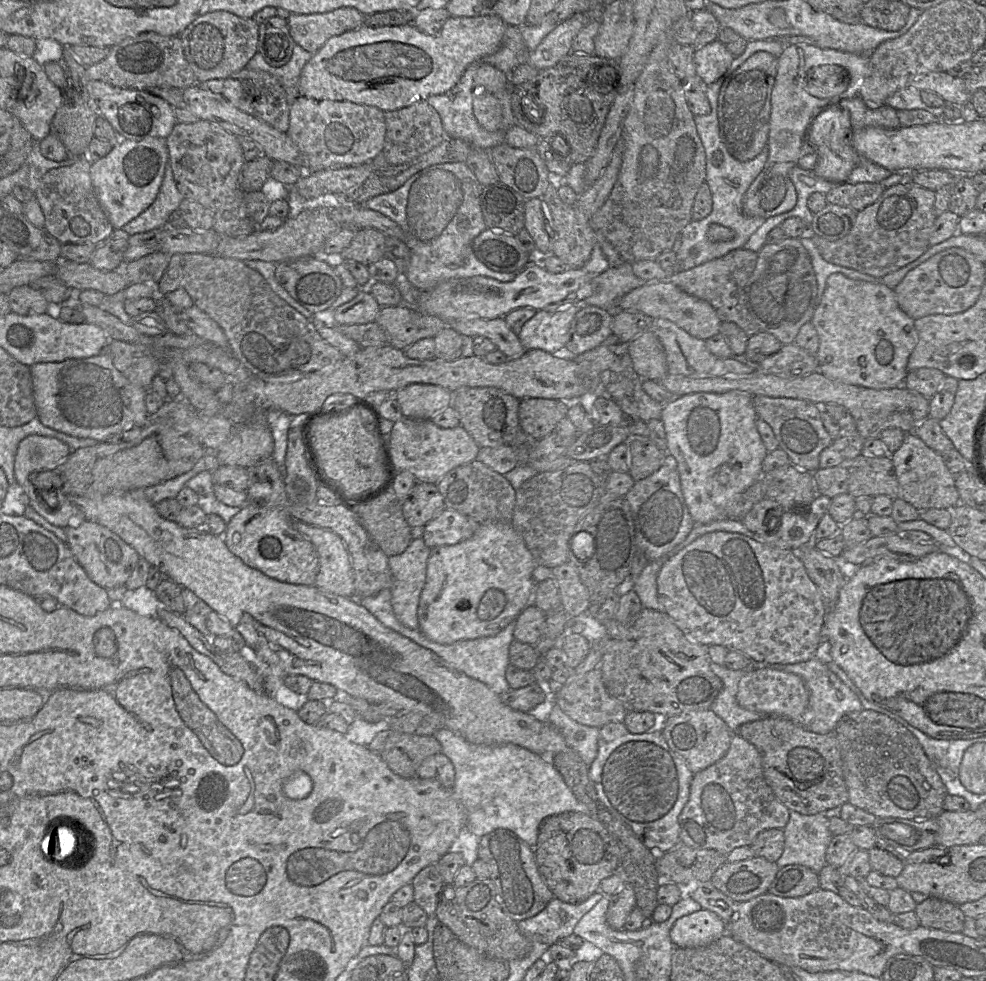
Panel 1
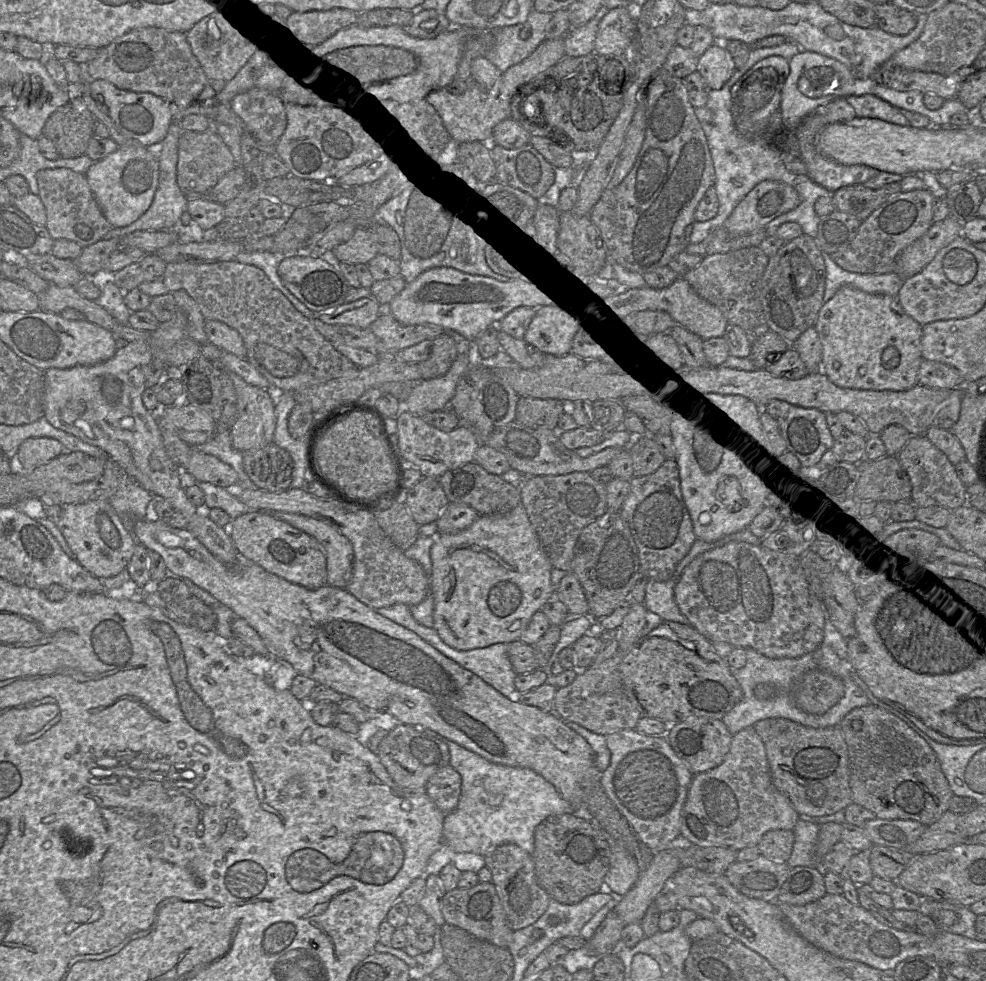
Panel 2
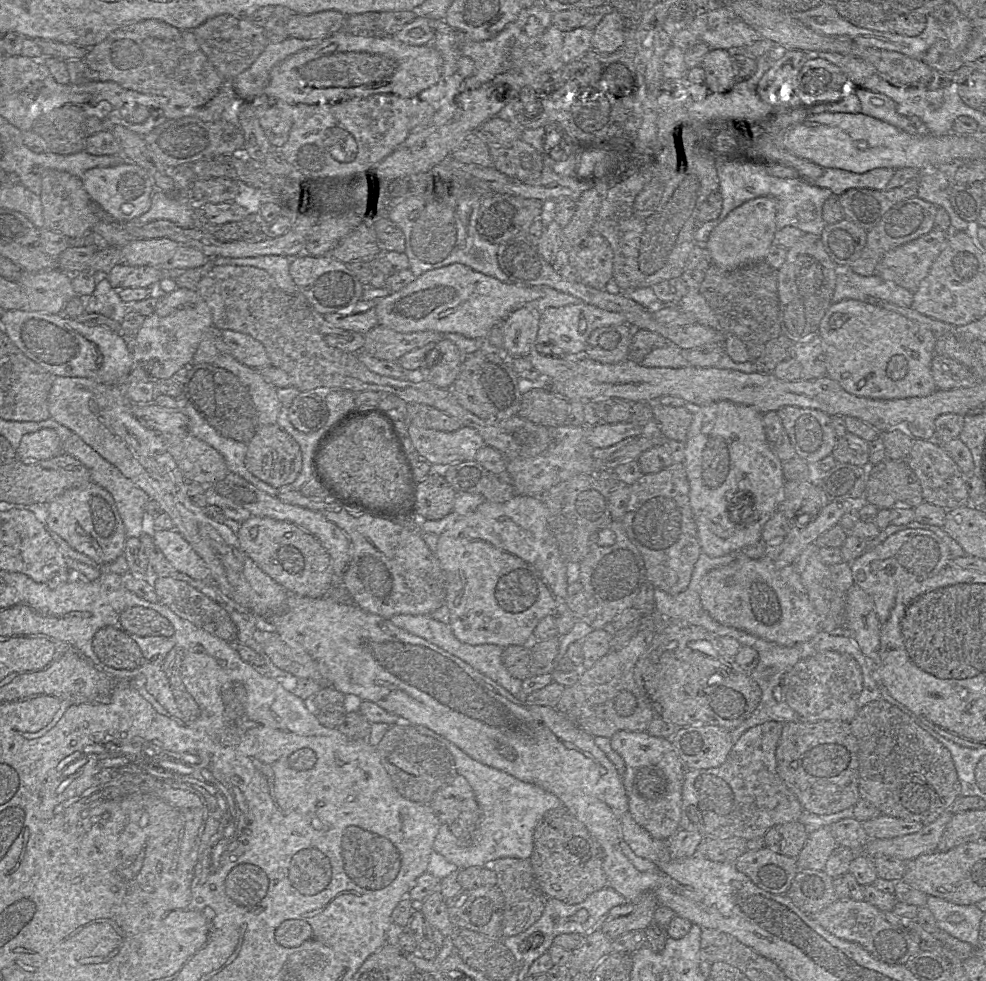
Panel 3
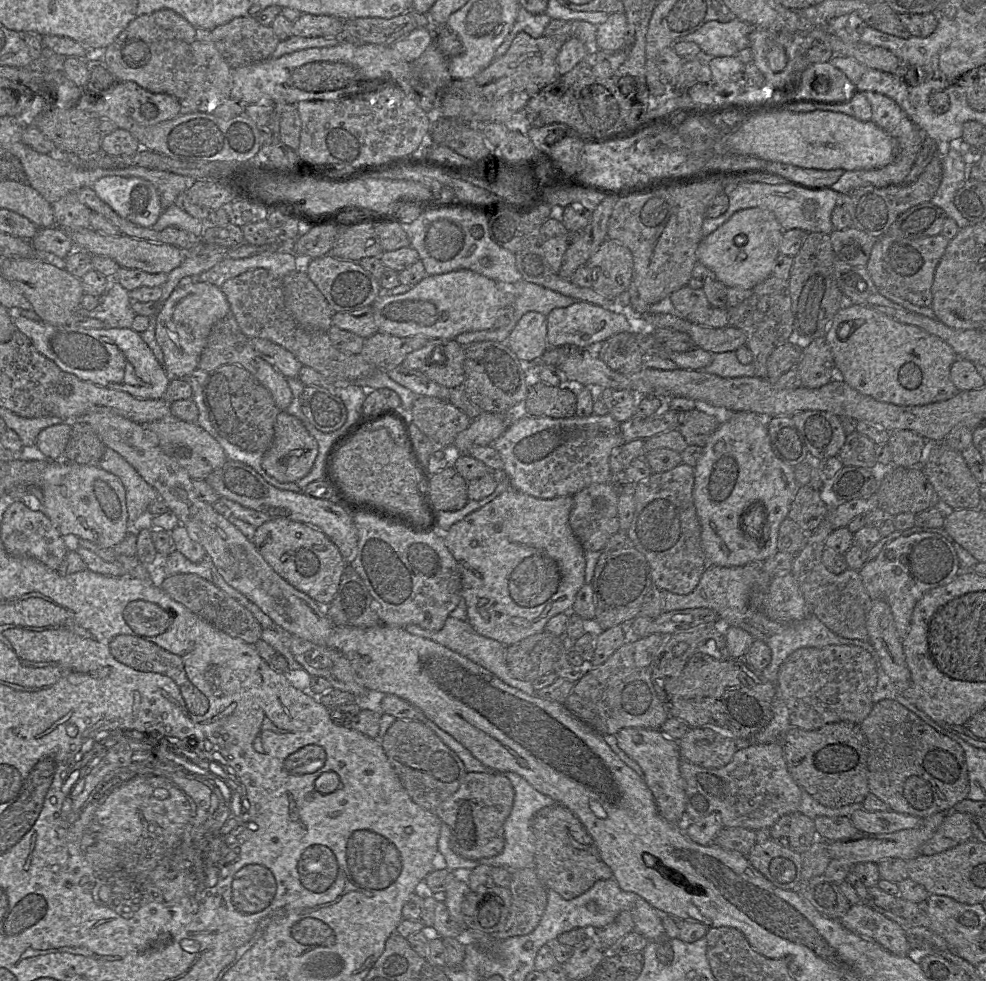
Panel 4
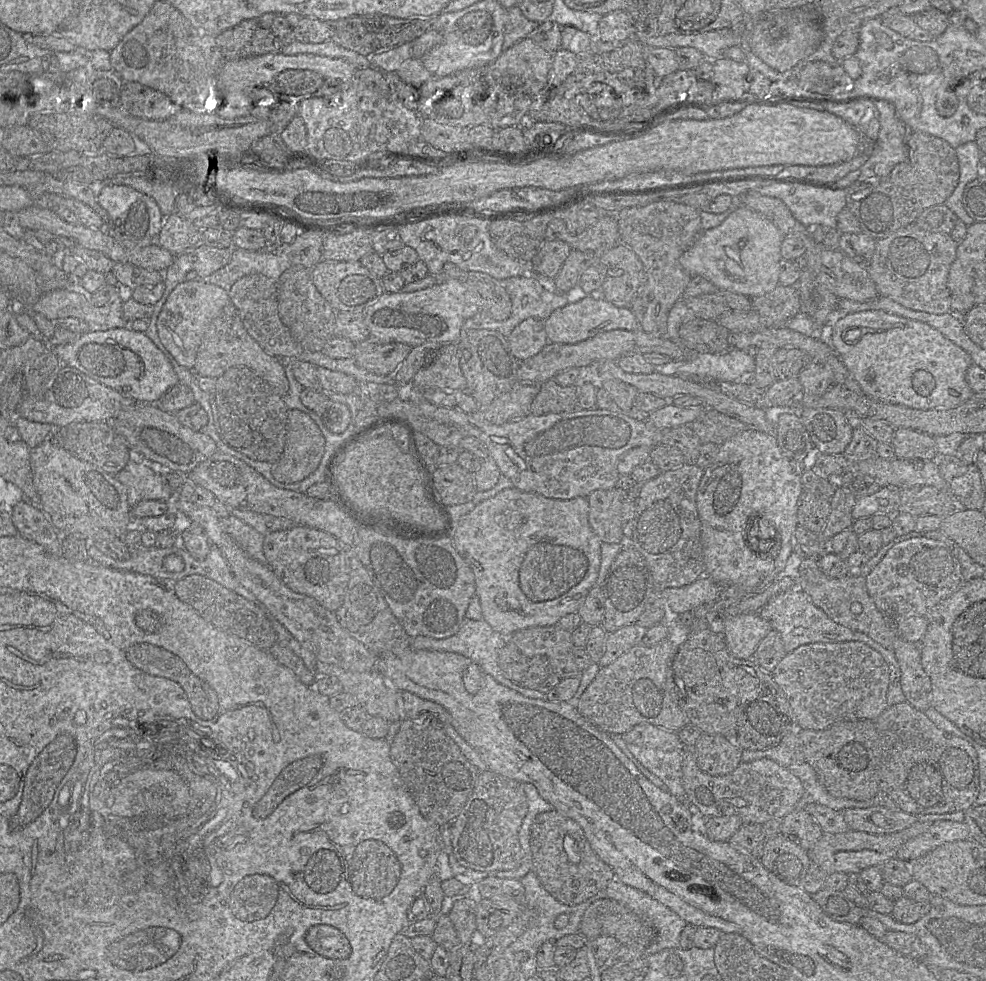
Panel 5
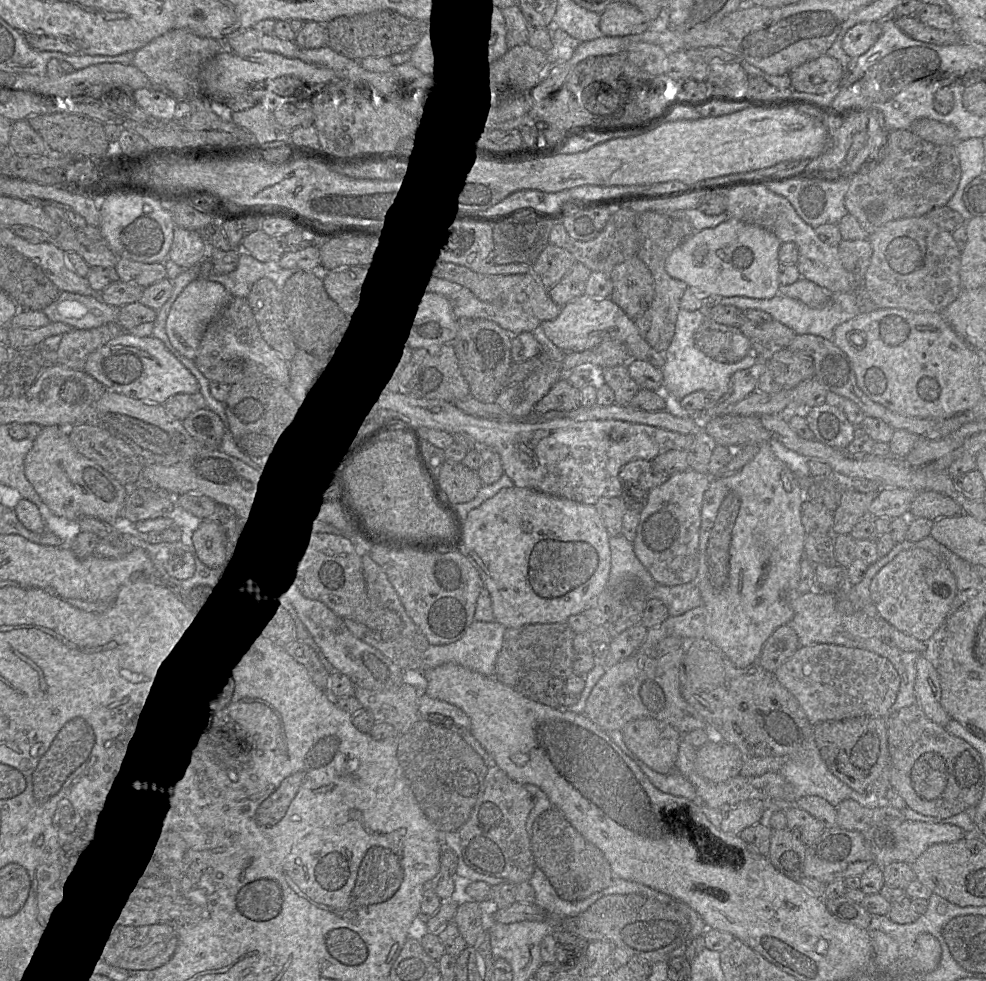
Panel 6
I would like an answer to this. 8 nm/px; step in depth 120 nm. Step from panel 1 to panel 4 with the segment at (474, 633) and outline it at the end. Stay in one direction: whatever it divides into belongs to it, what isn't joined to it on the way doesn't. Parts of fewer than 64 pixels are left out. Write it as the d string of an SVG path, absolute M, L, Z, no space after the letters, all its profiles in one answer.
M509 487L491 502L453 524L446 533L441 533L446 547L455 559L460 571L462 600L465 602L467 608L467 621L478 634L494 639L505 646L509 646L518 643L528 636L542 632L548 620L553 616L560 613L571 612L576 594L585 584L586 565L584 549L569 524L569 515L572 505L572 496L541 499Z

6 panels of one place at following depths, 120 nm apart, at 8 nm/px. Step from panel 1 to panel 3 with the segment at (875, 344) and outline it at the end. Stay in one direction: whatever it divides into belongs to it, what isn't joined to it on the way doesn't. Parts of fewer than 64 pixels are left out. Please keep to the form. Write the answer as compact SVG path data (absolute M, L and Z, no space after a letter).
M841 300L827 309L818 334L824 344L827 376L851 394L874 399L899 399L927 396L937 390L931 370L936 335L898 313L863 301Z

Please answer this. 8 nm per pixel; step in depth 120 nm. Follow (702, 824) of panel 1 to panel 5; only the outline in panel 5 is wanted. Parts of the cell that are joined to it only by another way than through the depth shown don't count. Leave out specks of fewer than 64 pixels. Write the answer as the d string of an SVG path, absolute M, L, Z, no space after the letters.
M687 748L682 760L682 774L690 807L696 807L705 817L738 815L744 824L762 825L772 819L781 820L796 809L803 795L801 781L788 768L767 758L741 762L729 774L712 776L699 769L693 750Z

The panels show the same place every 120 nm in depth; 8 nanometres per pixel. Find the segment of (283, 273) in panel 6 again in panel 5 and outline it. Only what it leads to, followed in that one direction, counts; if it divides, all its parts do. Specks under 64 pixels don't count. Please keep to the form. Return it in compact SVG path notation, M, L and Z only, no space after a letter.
M283 244L282 251L272 252L234 248L226 266L202 279L229 291L233 284L244 276L262 274L270 279L278 280L291 266L292 263L283 252Z

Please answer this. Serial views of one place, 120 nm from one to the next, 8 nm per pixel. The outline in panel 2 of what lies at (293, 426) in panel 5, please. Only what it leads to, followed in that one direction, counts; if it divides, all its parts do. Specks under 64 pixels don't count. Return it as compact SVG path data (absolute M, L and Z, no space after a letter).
M273 442L262 448L243 452L243 467L249 479L259 489L283 492L290 488L292 458Z

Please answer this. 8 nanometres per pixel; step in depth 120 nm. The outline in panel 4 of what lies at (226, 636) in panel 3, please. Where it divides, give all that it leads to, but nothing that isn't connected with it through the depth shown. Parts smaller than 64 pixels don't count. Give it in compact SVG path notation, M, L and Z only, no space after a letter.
M176 574L165 578L160 588L173 600L231 637L252 645L261 640L262 629L253 614L204 578L195 574Z

